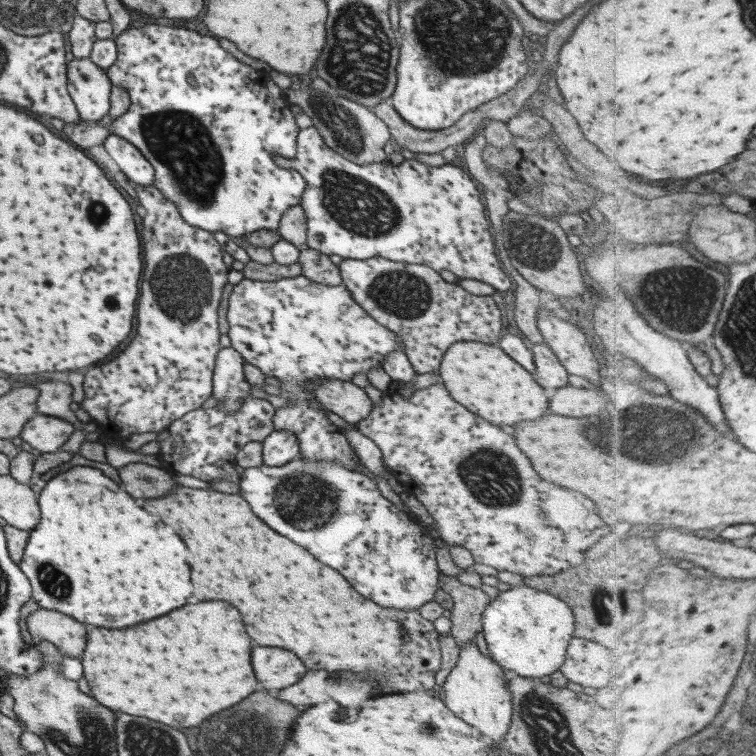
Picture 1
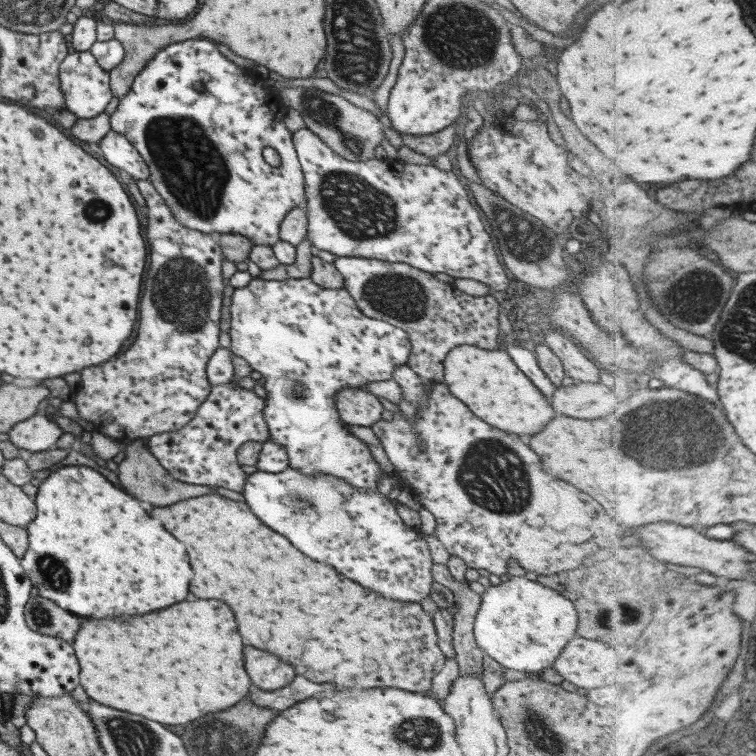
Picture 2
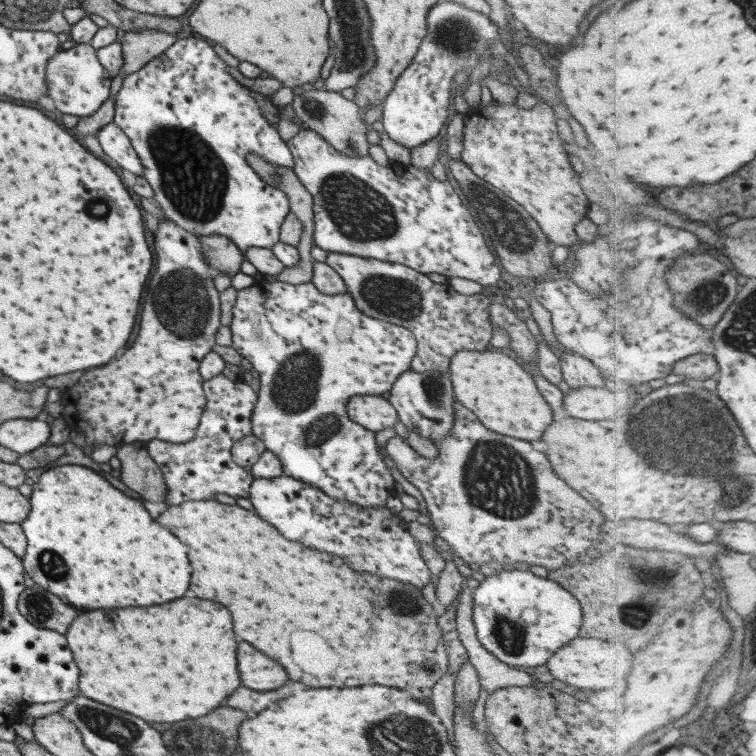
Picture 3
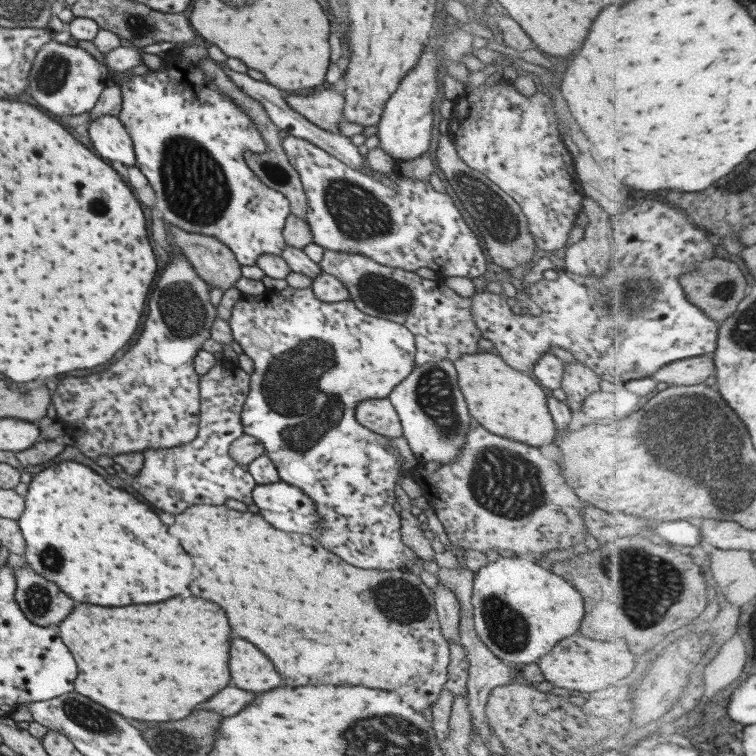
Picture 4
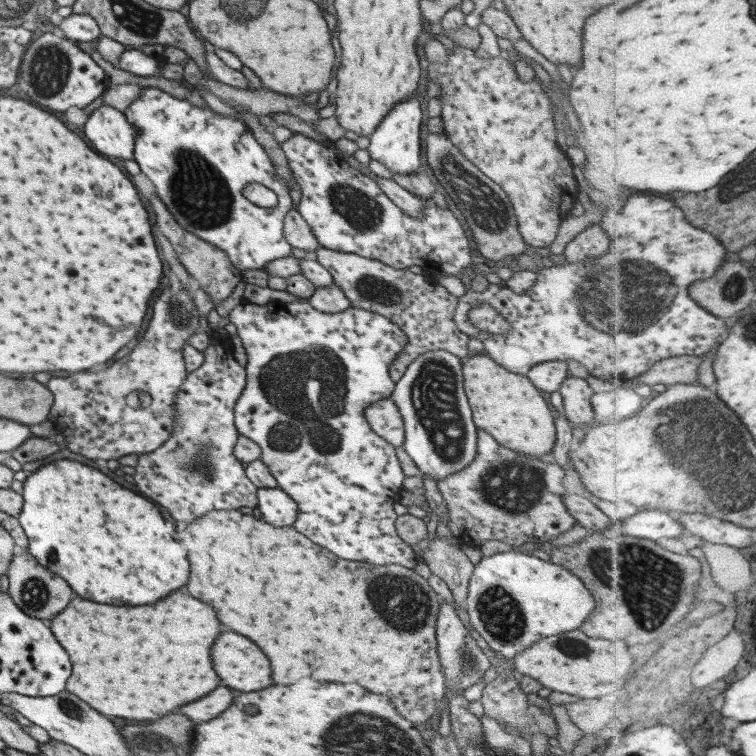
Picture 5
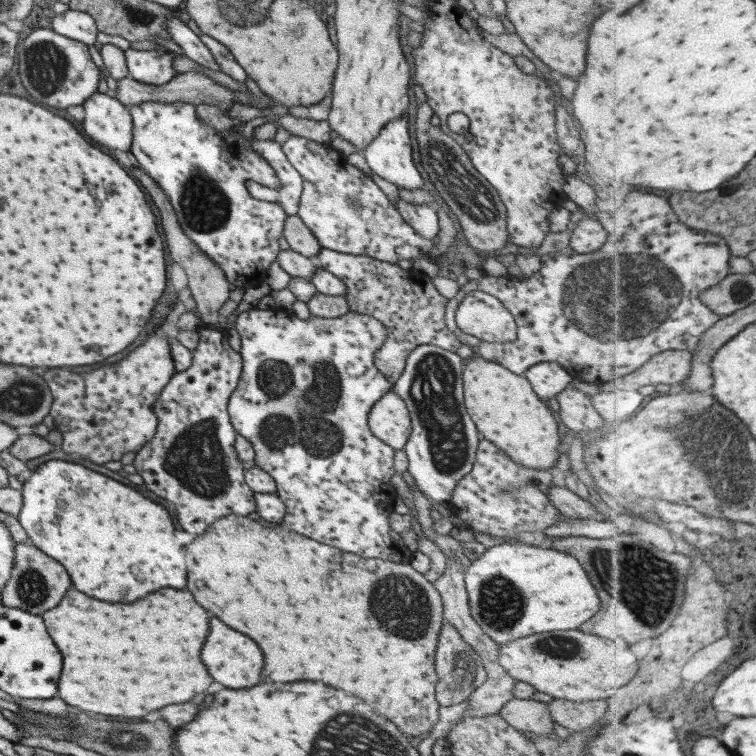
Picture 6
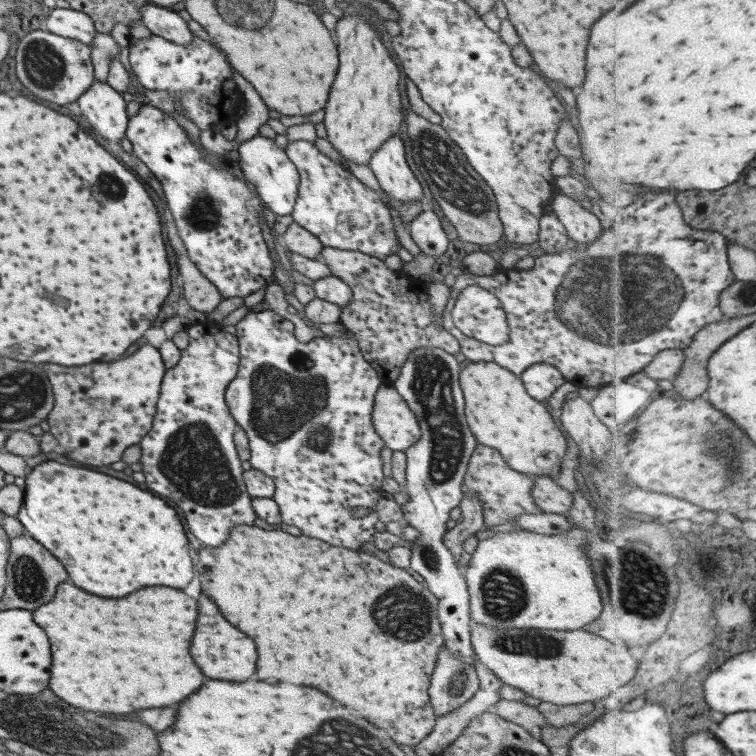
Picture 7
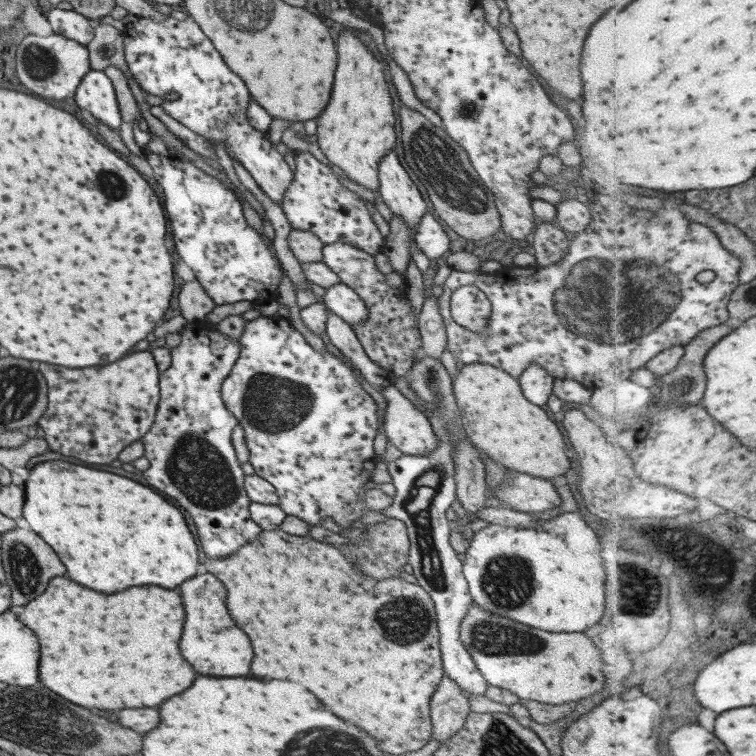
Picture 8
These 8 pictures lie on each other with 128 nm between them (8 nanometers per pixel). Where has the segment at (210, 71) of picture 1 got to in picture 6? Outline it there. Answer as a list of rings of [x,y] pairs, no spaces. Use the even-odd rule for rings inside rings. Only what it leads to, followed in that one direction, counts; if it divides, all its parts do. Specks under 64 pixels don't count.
[[[149,101],[130,105],[127,109],[132,122],[129,152],[139,163],[139,168],[167,195],[176,214],[176,221],[187,238],[190,238],[209,260],[214,260],[214,263],[221,268],[230,288],[243,289],[242,282],[265,271],[276,260],[280,251],[277,240],[282,236],[282,228],[287,217],[283,207],[280,207],[279,203],[255,200],[249,196],[246,189],[248,180],[267,188],[278,188],[280,182],[275,171],[250,147],[247,138],[229,128],[221,131],[213,130],[195,115],[192,104],[179,101],[170,103]]]

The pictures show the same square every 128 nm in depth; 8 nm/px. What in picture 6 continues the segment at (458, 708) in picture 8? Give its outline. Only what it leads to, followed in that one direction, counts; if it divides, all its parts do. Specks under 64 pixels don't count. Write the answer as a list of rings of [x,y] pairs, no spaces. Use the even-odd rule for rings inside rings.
[[[445,620],[438,630],[434,650],[434,669],[438,676],[434,688],[435,700],[441,707],[467,700],[486,677],[480,656],[472,649],[472,646],[469,646],[469,643],[462,639],[459,631]]]

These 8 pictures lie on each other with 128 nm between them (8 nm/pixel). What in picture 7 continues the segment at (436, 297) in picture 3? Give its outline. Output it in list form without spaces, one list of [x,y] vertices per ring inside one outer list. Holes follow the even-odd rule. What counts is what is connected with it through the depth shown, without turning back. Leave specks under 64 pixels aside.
[[[323,247],[320,250],[319,260],[329,269],[331,275],[342,280],[350,288],[351,298],[346,306],[340,309],[339,322],[343,328],[355,336],[361,356],[371,365],[371,368],[375,369],[382,385],[391,386],[393,384],[405,360],[417,348],[435,347],[451,355],[459,353],[457,340],[451,334],[447,334],[445,329],[435,324],[434,319],[439,318],[434,318],[430,311],[432,306],[428,301],[428,285],[421,278],[412,278],[390,270],[385,267],[382,260],[352,250]]]

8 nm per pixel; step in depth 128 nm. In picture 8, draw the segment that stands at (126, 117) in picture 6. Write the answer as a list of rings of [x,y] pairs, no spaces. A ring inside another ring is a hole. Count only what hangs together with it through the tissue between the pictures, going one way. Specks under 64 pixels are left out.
[[[90,68],[78,84],[73,97],[81,110],[89,112],[89,116],[93,116],[97,122],[117,131],[121,113],[114,88],[103,70]]]

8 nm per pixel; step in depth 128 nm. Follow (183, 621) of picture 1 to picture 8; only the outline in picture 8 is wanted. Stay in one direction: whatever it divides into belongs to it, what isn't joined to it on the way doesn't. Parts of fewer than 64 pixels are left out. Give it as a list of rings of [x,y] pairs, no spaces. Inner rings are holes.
[[[55,576],[41,596],[29,600],[16,613],[20,623],[32,630],[41,644],[38,682],[81,708],[153,708],[189,688],[197,676],[177,650],[183,626],[183,604],[175,590],[127,588],[115,594],[97,594],[67,578]]]

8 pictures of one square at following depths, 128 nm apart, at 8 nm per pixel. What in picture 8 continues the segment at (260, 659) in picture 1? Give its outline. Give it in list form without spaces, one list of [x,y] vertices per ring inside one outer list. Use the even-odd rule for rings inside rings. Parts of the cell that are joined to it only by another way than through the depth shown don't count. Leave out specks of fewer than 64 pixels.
[[[206,572],[185,580],[179,586],[179,594],[185,608],[185,624],[179,640],[181,656],[195,668],[195,672],[205,676],[245,676],[249,672],[253,650],[249,638],[233,626],[231,618],[225,612],[225,587],[211,573]]]

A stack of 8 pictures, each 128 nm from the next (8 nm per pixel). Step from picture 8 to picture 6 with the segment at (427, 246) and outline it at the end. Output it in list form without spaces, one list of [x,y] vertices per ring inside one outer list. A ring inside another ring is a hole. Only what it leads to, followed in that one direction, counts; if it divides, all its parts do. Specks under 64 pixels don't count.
[[[399,198],[396,206],[402,219],[424,239],[432,239],[439,231],[436,209],[432,205],[411,204]]]

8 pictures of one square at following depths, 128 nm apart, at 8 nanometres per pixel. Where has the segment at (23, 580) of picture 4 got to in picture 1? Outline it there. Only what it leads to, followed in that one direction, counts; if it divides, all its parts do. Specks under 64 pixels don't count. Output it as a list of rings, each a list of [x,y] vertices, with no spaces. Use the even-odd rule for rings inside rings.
[[[39,608],[27,617],[26,626],[33,645],[46,640],[71,658],[80,658],[85,648],[87,630],[70,616]]]

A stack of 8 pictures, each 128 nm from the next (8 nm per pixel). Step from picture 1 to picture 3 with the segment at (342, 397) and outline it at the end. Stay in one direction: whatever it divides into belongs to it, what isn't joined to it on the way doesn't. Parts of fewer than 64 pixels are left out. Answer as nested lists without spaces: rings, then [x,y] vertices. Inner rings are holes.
[[[351,396],[344,407],[349,420],[374,433],[392,427],[398,420],[395,409],[384,396]]]

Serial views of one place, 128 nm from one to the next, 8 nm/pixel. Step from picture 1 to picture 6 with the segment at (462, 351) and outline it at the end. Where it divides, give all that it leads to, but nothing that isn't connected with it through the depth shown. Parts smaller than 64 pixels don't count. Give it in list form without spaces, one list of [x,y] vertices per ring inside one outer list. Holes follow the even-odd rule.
[[[471,357],[463,363],[462,392],[464,407],[481,438],[493,442],[519,466],[541,470],[556,466],[557,444],[560,444],[557,422],[551,410],[531,392],[522,374],[516,375],[499,364]]]

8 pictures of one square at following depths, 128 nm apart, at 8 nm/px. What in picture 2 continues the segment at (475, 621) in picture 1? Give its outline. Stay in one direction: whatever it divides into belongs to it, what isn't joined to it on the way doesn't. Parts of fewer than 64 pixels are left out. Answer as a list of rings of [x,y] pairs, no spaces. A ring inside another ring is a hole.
[[[432,563],[430,573],[433,581],[445,586],[453,594],[452,647],[458,672],[461,675],[481,676],[481,658],[484,654],[477,646],[472,631],[472,624],[481,603],[480,596],[469,589],[465,580],[456,581],[446,565]]]

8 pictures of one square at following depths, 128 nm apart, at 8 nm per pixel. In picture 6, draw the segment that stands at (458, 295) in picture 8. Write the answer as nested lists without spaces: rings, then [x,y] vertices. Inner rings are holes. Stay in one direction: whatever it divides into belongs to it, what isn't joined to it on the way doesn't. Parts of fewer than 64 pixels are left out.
[[[483,291],[468,292],[457,305],[454,321],[469,336],[491,344],[516,338],[512,314],[494,296]]]

